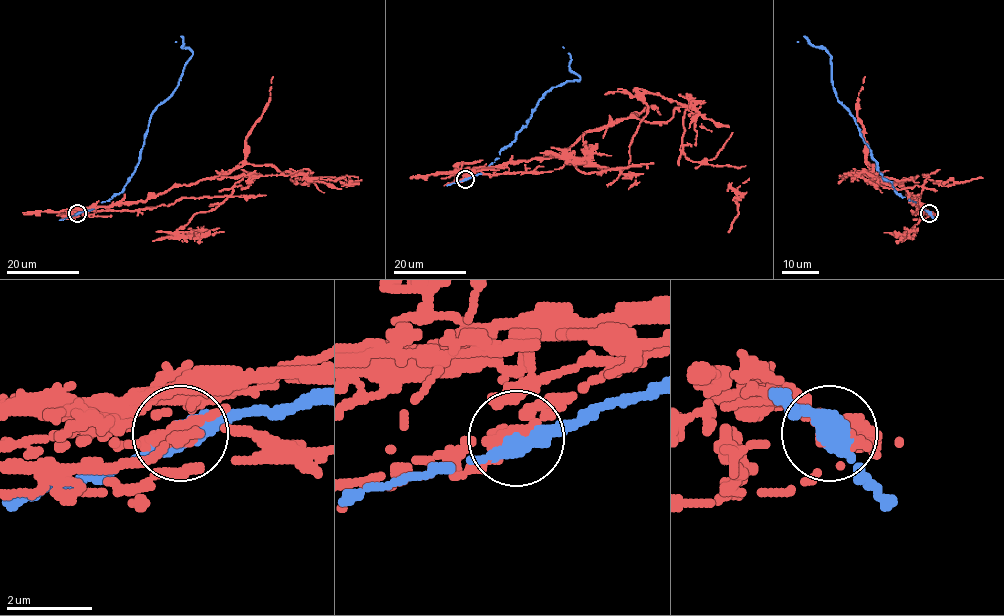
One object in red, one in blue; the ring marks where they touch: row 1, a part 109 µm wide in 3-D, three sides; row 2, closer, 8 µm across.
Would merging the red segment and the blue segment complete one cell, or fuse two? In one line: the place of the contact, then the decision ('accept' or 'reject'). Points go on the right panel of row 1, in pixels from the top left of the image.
place (929, 213); reject

